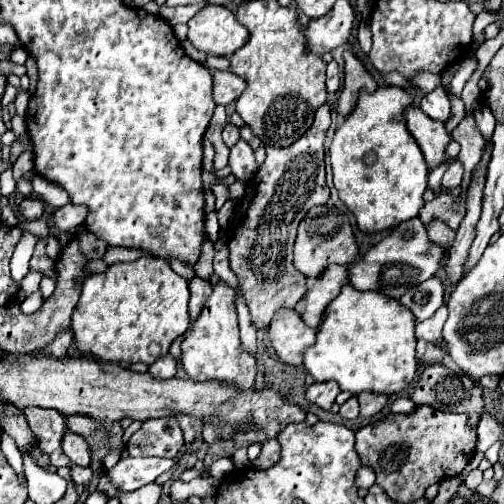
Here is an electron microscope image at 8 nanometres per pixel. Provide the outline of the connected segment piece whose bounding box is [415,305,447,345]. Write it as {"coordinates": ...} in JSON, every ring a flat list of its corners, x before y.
{"coordinates":[[443,305,441,309,437,309,437,313,421,323,417,323,415,327,415,335,417,339,425,339,429,343,435,343,435,345,441,345,443,343,443,323,447,321,447,307]]}

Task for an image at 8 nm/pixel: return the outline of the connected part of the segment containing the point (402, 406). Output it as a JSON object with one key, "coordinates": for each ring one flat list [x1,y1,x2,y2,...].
{"coordinates":[[407,397,395,399,395,401,391,403,391,407,389,407,391,413,411,413,413,409,415,409,415,403,413,403,411,399,407,399]]}

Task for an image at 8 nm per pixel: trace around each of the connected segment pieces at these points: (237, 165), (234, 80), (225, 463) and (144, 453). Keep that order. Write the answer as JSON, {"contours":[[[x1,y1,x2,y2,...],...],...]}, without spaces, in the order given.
{"contours":[[[239,139,239,141,231,147,229,167,233,169,233,175,235,175,239,181,249,181,251,175,255,175,257,163,255,163,255,157,253,157,253,149,249,147,247,141]],[[213,71,213,99,217,105,237,101,245,87,247,83,241,77,233,75,231,71]],[[220,458,215,461,206,471,216,480,223,481,234,470,233,462,229,458]],[[151,419,141,425,129,439,131,457,169,457,175,459,183,449,183,431,179,423,169,419]]]}

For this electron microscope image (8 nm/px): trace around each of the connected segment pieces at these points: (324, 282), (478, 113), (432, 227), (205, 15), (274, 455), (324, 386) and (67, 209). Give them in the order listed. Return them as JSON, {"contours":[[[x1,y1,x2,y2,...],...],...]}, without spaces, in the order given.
{"contours":[[[329,265,327,271,317,279,317,283,311,289,307,289,305,293,307,307,303,313,303,321,309,327,319,325,325,307,339,295,339,289,349,281,347,269,349,265]],[[485,106,479,107,474,112,476,125,486,141,492,139,496,125,492,111]],[[433,219,431,223,427,223,427,235,433,243,443,245,443,247,451,247,455,241,455,231,451,227,447,227,447,223,439,223,439,219]],[[207,5,189,19,187,39,199,51,215,57,231,57,249,41,249,31,237,23,223,5]],[[269,439,269,441,265,441,261,445,261,455,255,461,255,467,257,469,269,469,269,467,273,467,279,461,279,455,281,455,279,441,277,439]],[[327,381,327,383,313,383,311,387,307,387,307,399,315,405,319,405,321,409,331,409,331,405,335,403,335,397,339,393,339,385,335,381]],[[67,203,65,207,61,207,61,209,57,209,53,213,53,223,55,223,55,227,59,231,67,233,69,229,81,225,85,221,85,217,87,217,87,207,75,205,75,203]]]}

